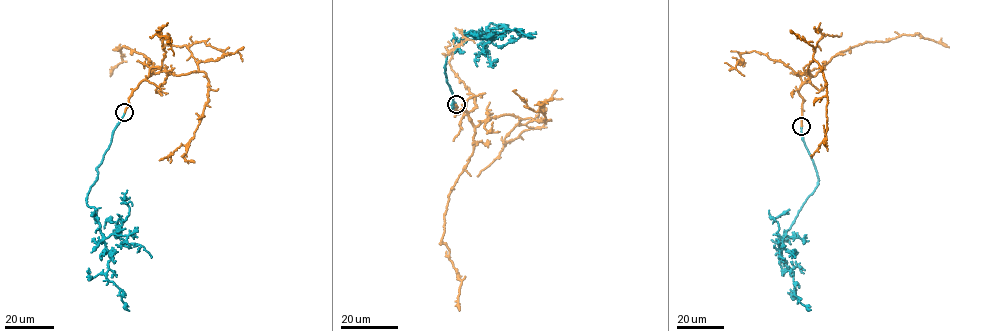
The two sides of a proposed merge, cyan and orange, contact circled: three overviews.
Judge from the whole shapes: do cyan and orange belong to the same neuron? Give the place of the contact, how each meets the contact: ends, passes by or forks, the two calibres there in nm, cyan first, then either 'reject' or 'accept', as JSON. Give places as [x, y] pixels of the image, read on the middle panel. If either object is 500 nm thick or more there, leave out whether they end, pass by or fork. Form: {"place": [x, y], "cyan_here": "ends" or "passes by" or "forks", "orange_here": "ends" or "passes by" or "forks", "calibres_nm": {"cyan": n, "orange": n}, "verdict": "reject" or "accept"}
{"place": [456, 104], "cyan_here": "ends", "orange_here": "ends", "calibres_nm": {"cyan": 300, "orange": 280}, "verdict": "accept"}

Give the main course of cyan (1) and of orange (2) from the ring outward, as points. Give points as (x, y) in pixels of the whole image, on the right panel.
1: (801, 126), (817, 186), (779, 241), (779, 254), (780, 260), (793, 272), (797, 301), (811, 310)
2: (801, 126), (800, 87), (838, 54), (902, 34), (919, 34), (949, 47)

